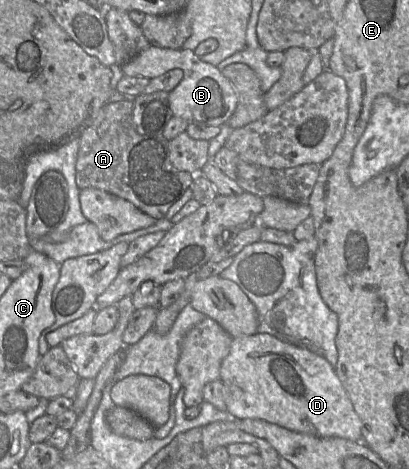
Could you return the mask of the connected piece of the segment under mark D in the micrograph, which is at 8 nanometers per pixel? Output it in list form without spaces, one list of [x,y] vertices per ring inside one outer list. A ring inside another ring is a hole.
[[[267,333],[235,337],[228,355],[221,363],[220,380],[224,385],[224,397],[230,417],[260,419],[316,437],[362,441],[362,422],[334,367],[325,358],[304,347],[281,341]]]

